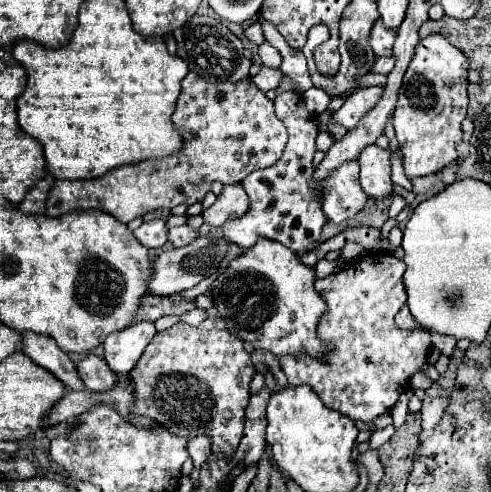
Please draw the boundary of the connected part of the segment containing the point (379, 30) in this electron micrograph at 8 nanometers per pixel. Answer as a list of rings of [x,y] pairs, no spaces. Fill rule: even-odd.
[[[376,20],[368,42],[370,42],[376,56],[390,56],[394,38],[396,38],[396,32],[388,32],[388,28],[384,28],[382,20]]]

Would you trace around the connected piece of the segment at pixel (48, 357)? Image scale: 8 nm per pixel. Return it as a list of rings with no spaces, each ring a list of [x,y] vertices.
[[[24,332],[20,336],[22,336],[22,352],[26,356],[30,356],[38,366],[44,366],[46,370],[50,370],[68,388],[84,390],[84,384],[78,378],[74,362],[64,350],[60,350],[56,340],[34,332]]]

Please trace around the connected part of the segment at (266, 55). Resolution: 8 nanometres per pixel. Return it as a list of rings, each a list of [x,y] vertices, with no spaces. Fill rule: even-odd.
[[[264,42],[264,44],[258,48],[258,56],[260,56],[260,60],[262,60],[262,66],[278,68],[278,66],[282,64],[280,52],[278,52],[274,46],[270,46],[268,42]]]

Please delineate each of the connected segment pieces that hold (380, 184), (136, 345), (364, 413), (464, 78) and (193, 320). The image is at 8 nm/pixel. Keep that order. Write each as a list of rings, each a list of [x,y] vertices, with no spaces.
[[[370,144],[360,152],[358,164],[360,164],[360,186],[368,196],[380,198],[392,192],[388,150]]]
[[[142,320],[136,326],[112,332],[104,340],[104,358],[108,366],[118,374],[130,372],[154,336],[156,326],[152,320]]]
[[[368,252],[364,258],[356,262],[344,264],[338,272],[320,278],[314,282],[316,292],[324,298],[328,310],[318,322],[316,334],[320,340],[328,342],[332,348],[324,354],[324,358],[314,358],[310,354],[290,354],[280,358],[280,368],[286,374],[290,384],[308,384],[316,390],[320,400],[354,422],[370,422],[380,414],[386,414],[396,404],[398,396],[408,388],[410,376],[426,364],[426,356],[430,350],[430,332],[424,328],[402,330],[394,324],[394,316],[406,304],[406,286],[404,286],[404,260],[396,258],[390,252]]]
[[[428,34],[422,38],[416,46],[416,52],[412,56],[412,62],[406,70],[404,84],[398,94],[398,104],[394,110],[394,128],[398,146],[402,152],[404,162],[404,174],[408,180],[436,174],[442,168],[446,168],[450,162],[458,160],[456,146],[462,142],[462,120],[466,118],[468,110],[468,62],[466,56],[448,44],[440,34]]]
[[[190,310],[190,312],[182,314],[180,318],[182,318],[182,322],[186,322],[190,326],[200,326],[206,320],[206,312],[204,310]]]

